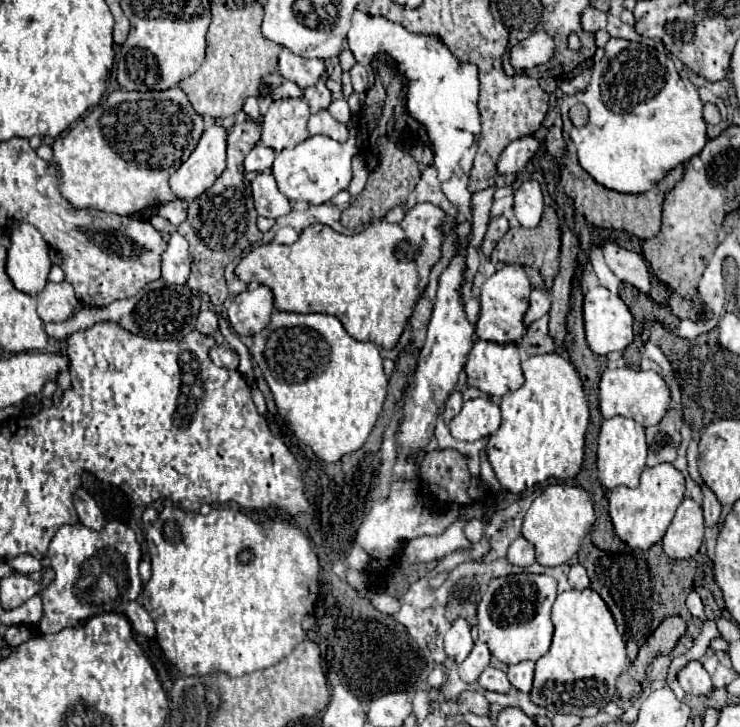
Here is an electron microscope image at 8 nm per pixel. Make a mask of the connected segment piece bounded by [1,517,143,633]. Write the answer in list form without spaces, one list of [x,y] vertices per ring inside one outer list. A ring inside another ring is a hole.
[[[107,517],[105,529],[93,531],[85,525],[63,525],[49,545],[49,561],[55,569],[55,579],[49,587],[41,589],[37,581],[31,581],[27,575],[15,573],[1,581],[1,605],[3,607],[17,607],[25,603],[35,593],[43,597],[45,615],[41,619],[41,633],[57,633],[65,627],[75,627],[93,615],[115,611],[123,601],[135,601],[141,593],[141,577],[139,577],[139,563],[141,563],[141,545],[137,543],[135,531],[117,521]]]

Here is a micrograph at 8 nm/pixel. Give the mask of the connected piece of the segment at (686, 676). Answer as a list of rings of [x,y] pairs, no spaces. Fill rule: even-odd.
[[[691,661],[685,669],[681,669],[677,681],[687,695],[707,695],[713,689],[711,677],[699,661]]]

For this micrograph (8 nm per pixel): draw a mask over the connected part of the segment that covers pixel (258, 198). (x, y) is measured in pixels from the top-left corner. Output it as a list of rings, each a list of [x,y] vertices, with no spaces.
[[[271,171],[259,173],[253,179],[251,189],[253,189],[255,209],[259,215],[277,219],[291,211],[291,201],[277,189],[277,183],[275,183],[275,177]]]

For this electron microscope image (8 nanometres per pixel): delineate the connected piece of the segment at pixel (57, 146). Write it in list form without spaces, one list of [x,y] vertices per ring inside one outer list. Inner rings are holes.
[[[179,87],[165,91],[125,91],[117,89],[107,95],[97,107],[81,117],[75,127],[61,133],[53,143],[53,163],[59,169],[59,191],[75,209],[97,209],[115,215],[133,215],[149,207],[159,207],[173,201],[175,195],[169,189],[169,177],[189,153],[195,149],[203,133],[203,117],[195,113],[187,95]]]

